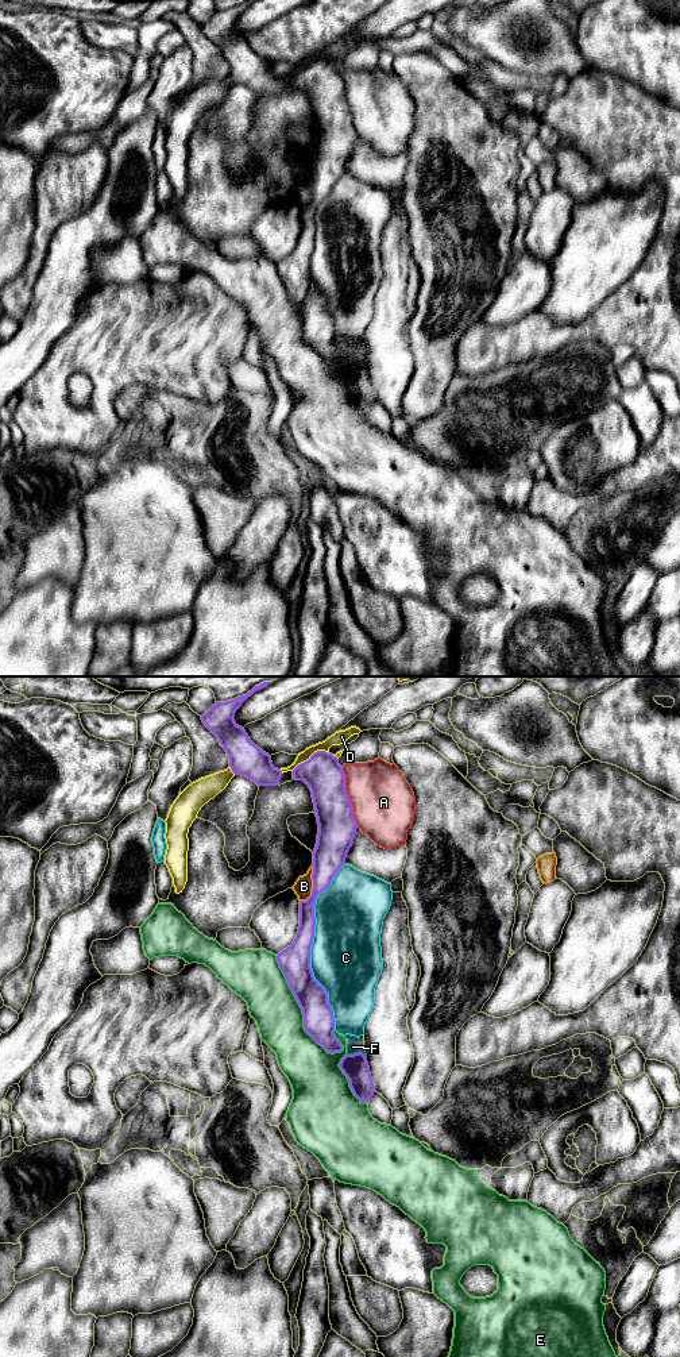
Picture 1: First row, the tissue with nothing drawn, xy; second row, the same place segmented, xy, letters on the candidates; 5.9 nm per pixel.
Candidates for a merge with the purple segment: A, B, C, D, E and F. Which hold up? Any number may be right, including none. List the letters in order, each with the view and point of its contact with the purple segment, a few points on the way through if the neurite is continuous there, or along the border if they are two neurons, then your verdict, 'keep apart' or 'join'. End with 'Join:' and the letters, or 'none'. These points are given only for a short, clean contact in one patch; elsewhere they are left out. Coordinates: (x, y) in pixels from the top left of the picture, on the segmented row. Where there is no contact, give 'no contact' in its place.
A: xy (348, 797) | keep apart
B: xy (313, 886) | keep apart
C: xy (310, 947) | keep apart
D: xy (310, 758) | keep apart
E: xy (302, 1010) | keep apart
F: xy (358, 1052) | along xy (347, 1053), (360, 1052), (366, 1059) | keep apart
Join: none

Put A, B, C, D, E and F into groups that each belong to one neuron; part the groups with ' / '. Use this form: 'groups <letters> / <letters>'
groups A / B / C / D / E F

